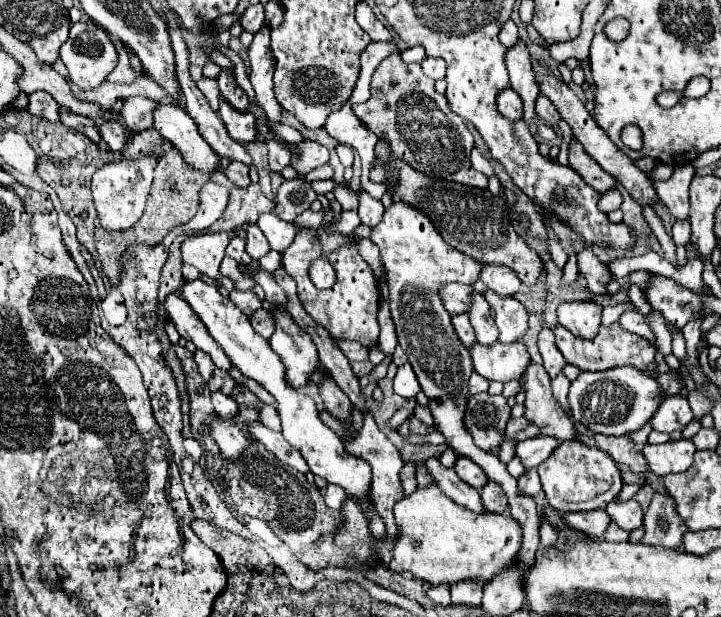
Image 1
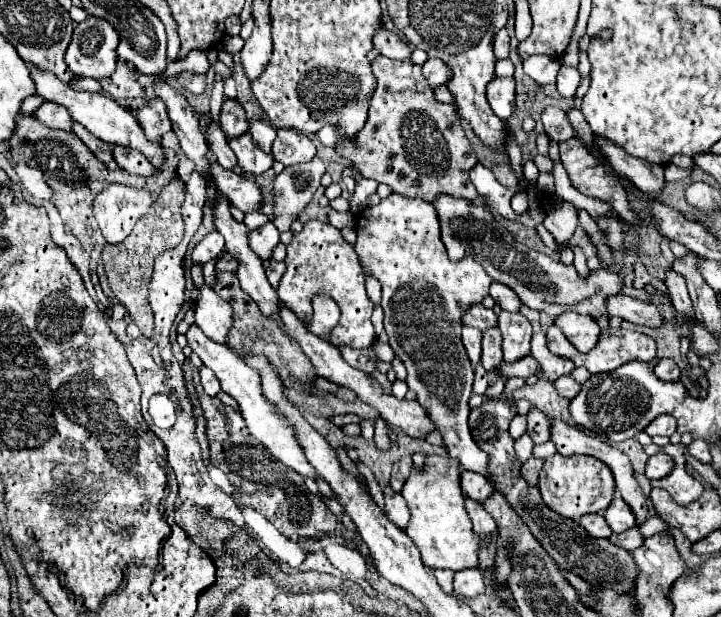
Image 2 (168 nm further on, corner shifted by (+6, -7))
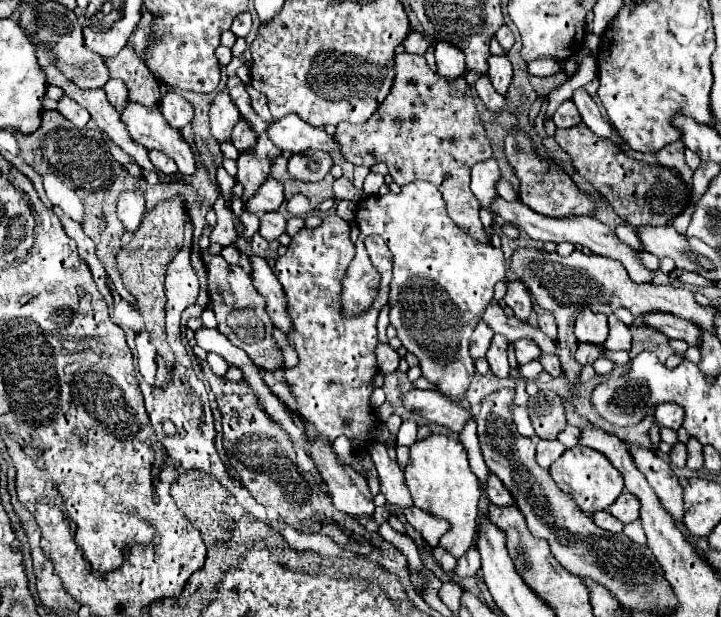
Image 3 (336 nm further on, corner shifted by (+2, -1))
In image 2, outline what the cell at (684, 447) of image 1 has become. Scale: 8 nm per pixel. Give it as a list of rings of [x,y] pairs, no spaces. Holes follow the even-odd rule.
[[[658,452],[656,456],[650,456],[650,460],[646,464],[646,476],[650,480],[664,478],[672,472],[672,468],[674,468],[674,460],[666,452]]]

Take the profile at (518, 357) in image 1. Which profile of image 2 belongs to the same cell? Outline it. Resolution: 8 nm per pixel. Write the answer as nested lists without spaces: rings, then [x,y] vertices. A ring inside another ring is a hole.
[[[524,356],[522,360],[518,362],[512,362],[512,364],[502,364],[498,368],[498,376],[508,376],[508,378],[514,378],[514,376],[522,376],[522,378],[528,378],[532,374],[540,372],[538,368],[538,362],[532,358],[532,356]]]

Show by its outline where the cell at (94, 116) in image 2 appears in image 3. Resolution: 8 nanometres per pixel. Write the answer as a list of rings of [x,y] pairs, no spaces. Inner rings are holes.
[[[128,100],[120,110],[120,120],[136,144],[148,150],[160,150],[162,154],[172,158],[178,164],[180,174],[194,174],[196,166],[192,148],[184,142],[178,130],[166,126],[158,108],[146,108],[138,102]]]

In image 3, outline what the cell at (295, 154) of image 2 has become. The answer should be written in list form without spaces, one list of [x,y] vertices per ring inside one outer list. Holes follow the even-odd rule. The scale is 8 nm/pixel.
[[[296,114],[280,118],[268,128],[268,138],[284,152],[300,154],[306,150],[338,150],[338,144],[322,128],[302,122]]]

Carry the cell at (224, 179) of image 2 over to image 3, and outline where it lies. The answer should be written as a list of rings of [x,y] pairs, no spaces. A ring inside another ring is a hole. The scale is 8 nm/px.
[[[268,176],[266,182],[262,182],[262,186],[254,192],[254,196],[246,200],[244,206],[248,212],[262,216],[266,212],[278,210],[282,202],[284,202],[284,186]]]

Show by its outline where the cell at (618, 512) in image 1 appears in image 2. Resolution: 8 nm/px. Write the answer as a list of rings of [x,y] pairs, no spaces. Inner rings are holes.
[[[616,496],[616,498],[612,500],[612,504],[608,506],[604,518],[606,518],[608,526],[610,526],[614,532],[626,532],[626,530],[630,530],[630,528],[636,524],[634,514],[630,512],[630,506],[628,506],[620,496]]]

